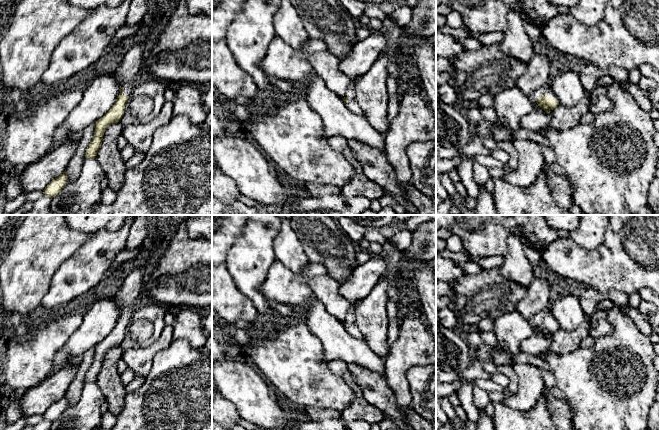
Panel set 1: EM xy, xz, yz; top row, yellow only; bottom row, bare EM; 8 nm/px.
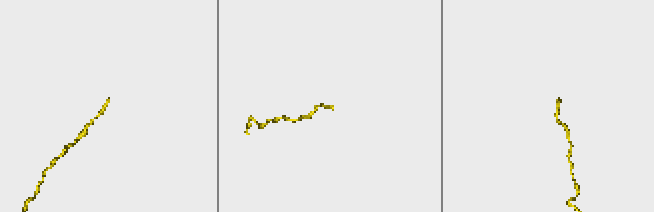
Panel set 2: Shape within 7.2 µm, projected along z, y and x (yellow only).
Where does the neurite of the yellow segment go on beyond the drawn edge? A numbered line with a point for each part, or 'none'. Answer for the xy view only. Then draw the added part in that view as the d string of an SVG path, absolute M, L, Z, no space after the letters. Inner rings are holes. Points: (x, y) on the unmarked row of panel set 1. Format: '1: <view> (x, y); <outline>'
1: xy (127, 312); M142 298L142 300L139 303L131 306L130 308L123 309L123 318L126 320L130 320L132 318L135 310L138 309L145 302L147 302L147 300Z

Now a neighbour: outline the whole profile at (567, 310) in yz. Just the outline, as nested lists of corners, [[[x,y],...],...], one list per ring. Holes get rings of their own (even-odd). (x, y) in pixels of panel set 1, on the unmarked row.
[[[575,290],[551,303],[548,309],[556,319],[558,327],[567,331],[578,328],[585,317],[579,293]]]

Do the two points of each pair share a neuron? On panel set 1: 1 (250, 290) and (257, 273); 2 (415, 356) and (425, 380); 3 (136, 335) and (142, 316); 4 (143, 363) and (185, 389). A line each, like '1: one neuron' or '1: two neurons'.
1: one neuron
2: two neurons
3: one neuron
4: two neurons

